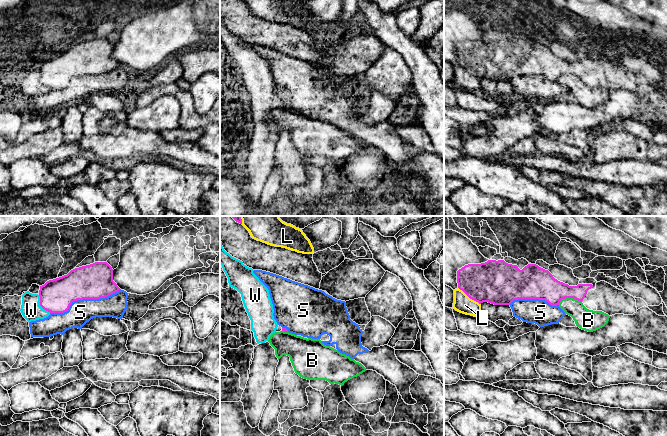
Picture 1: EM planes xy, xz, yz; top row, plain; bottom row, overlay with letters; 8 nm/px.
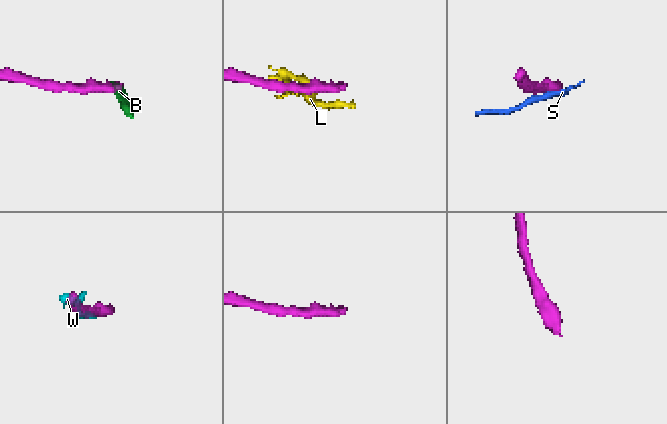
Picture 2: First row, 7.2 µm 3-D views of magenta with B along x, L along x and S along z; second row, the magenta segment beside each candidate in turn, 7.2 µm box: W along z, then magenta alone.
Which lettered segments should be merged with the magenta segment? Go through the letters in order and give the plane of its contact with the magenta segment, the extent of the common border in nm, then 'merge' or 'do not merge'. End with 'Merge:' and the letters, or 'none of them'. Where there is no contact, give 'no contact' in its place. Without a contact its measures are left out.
B: meets magenta in yz; contact 190 nm long; do not merge
L: meets magenta in yz; contact 240 nm long; do not merge
S: meets magenta in xy; contact 600 nm long; do not merge
W: meets magenta in xy; contact 170 nm long; do not merge
Merge: none of them

